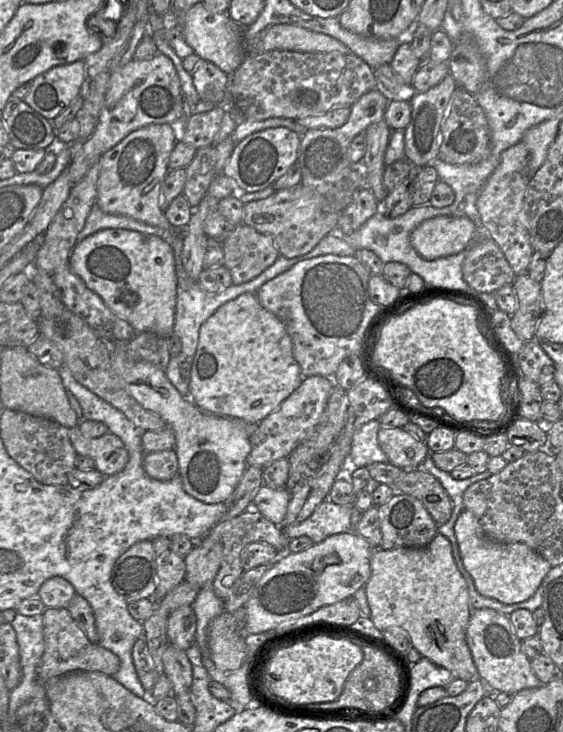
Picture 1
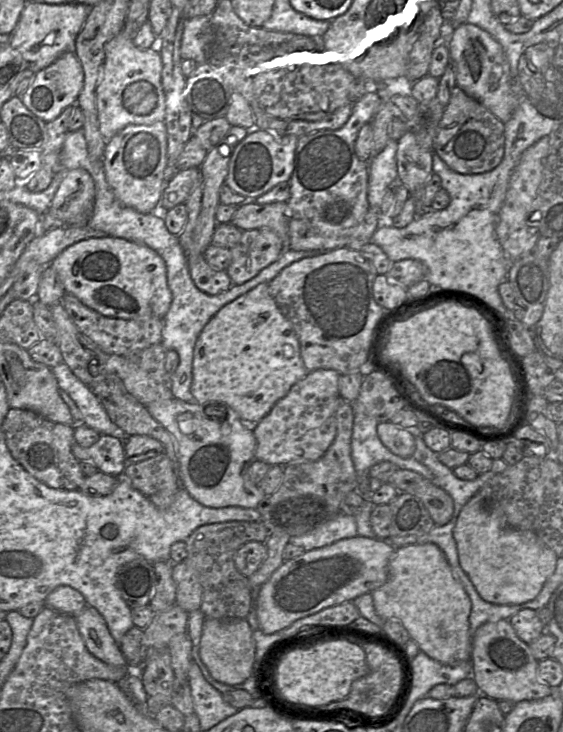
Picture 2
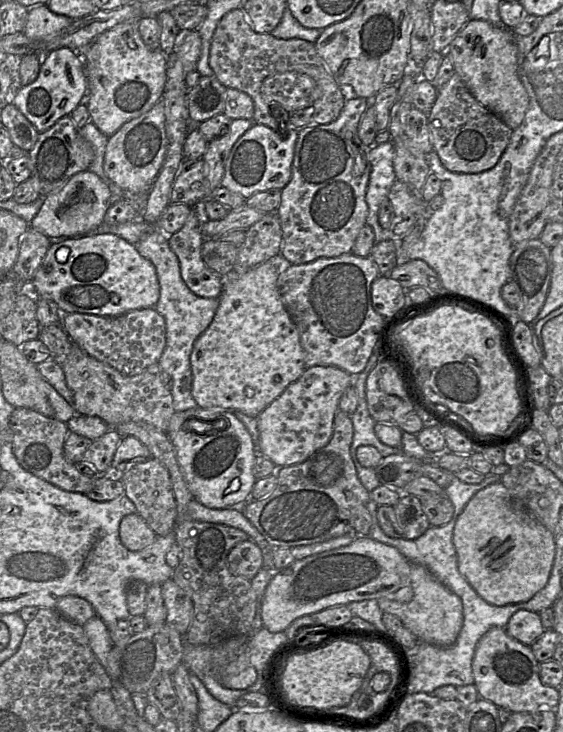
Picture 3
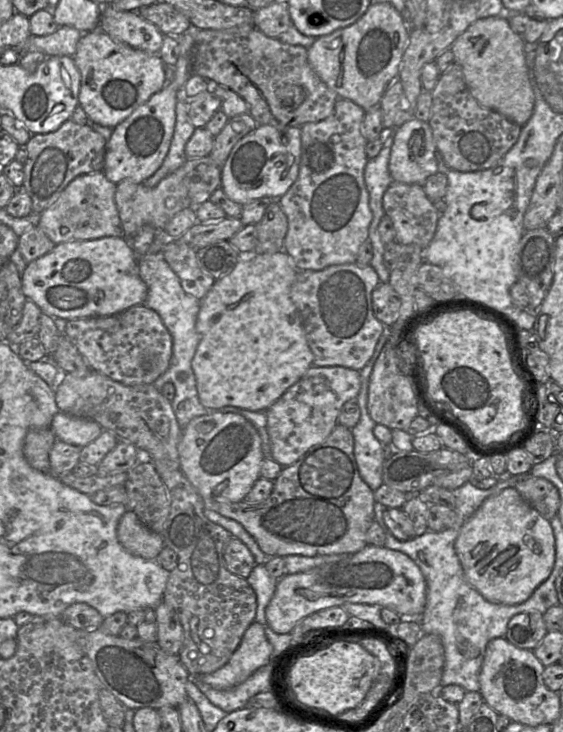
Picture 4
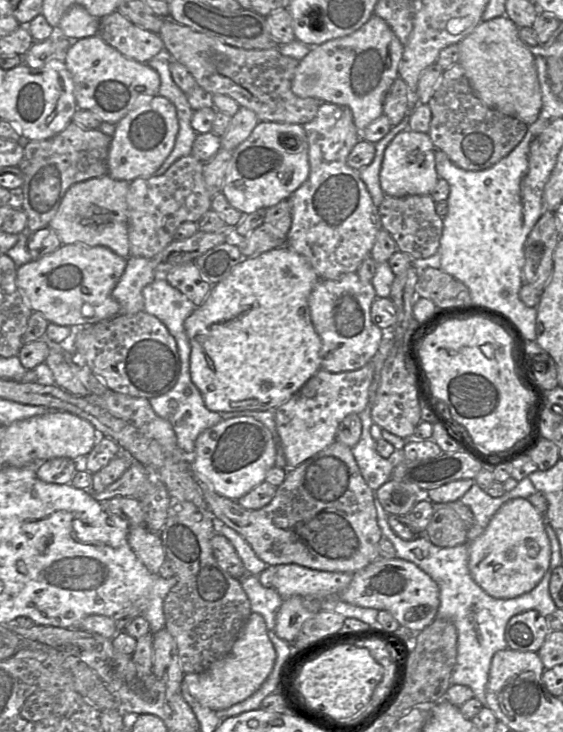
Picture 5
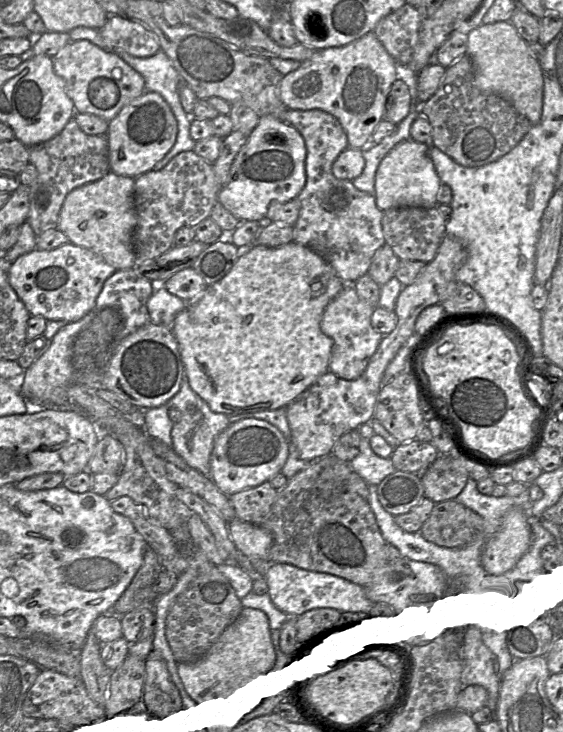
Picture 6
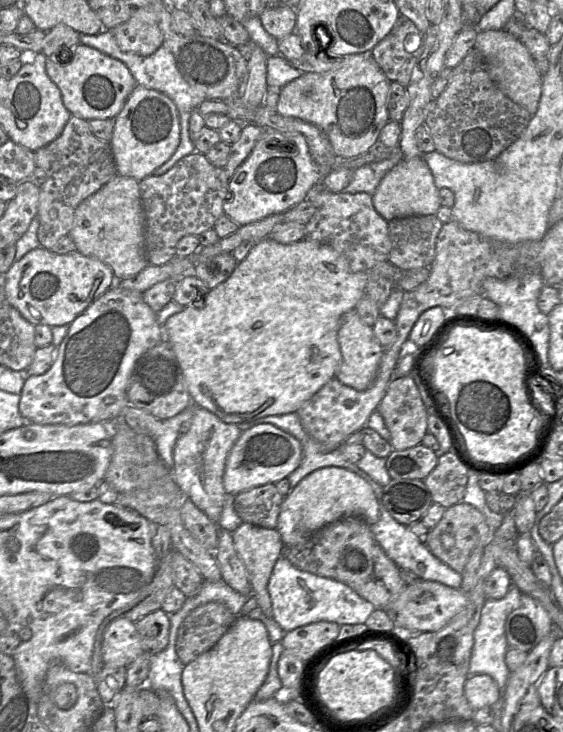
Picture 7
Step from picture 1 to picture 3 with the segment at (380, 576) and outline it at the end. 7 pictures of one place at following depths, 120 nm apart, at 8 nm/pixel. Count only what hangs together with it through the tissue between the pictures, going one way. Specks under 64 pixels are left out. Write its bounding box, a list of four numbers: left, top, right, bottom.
[377,562,463,647]

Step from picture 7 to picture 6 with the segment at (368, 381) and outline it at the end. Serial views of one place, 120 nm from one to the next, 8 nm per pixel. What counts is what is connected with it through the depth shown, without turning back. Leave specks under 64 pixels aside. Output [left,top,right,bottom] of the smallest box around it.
[321,284,383,379]

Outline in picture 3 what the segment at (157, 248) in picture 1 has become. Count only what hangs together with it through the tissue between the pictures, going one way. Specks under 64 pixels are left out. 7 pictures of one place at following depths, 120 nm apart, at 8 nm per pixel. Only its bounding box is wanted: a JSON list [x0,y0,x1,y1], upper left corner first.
[26,233,160,317]

